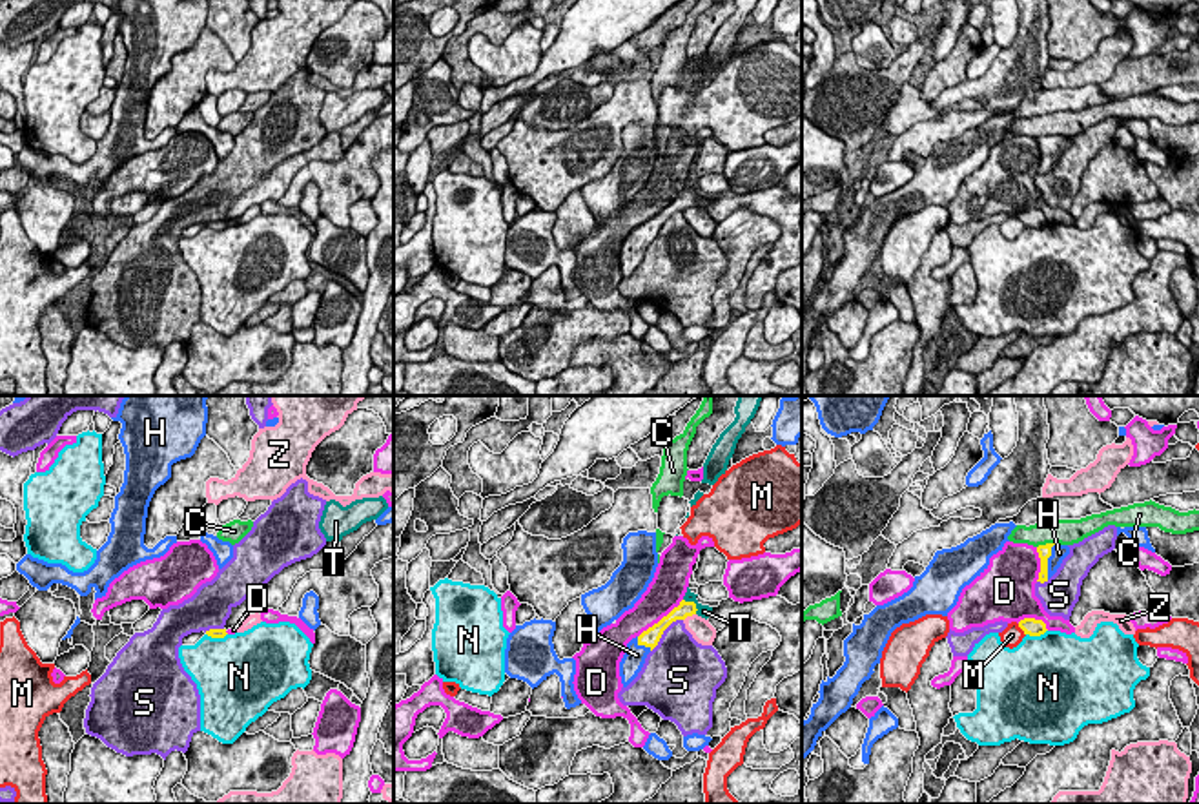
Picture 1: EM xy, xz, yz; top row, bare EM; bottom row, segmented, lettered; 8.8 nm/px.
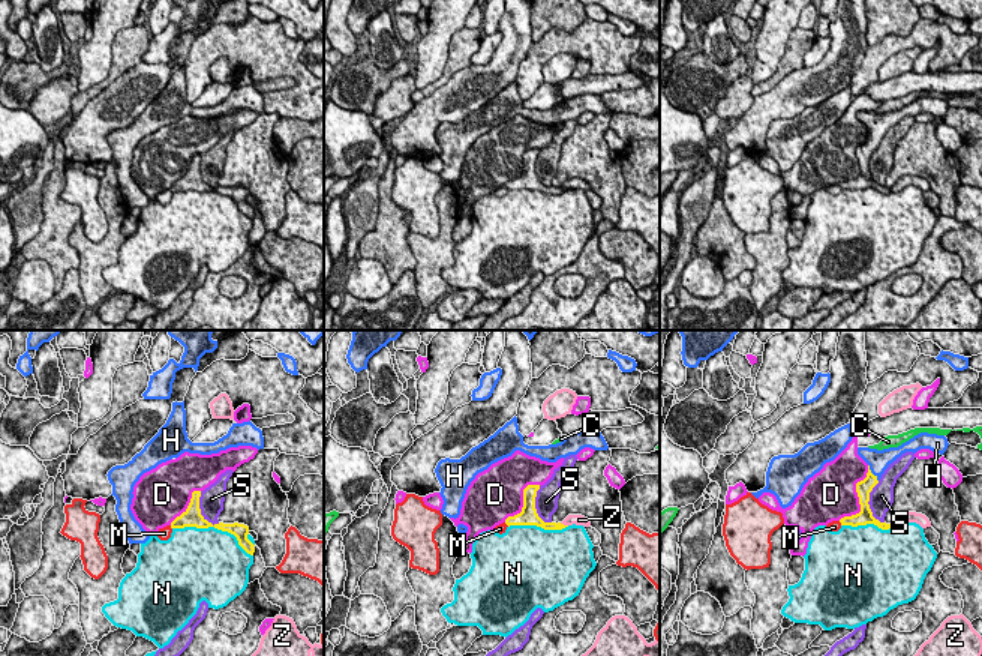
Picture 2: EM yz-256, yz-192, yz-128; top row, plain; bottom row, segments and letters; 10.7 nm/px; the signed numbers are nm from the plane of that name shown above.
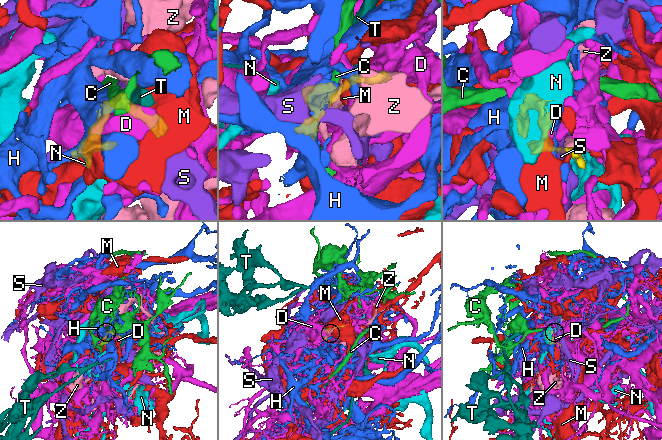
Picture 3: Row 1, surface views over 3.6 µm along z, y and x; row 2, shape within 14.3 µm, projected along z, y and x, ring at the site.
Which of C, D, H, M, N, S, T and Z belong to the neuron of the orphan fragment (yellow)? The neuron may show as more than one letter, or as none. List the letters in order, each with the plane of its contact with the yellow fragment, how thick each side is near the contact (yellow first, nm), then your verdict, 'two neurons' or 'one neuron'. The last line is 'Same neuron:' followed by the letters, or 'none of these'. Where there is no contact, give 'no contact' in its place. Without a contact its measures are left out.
C: contact in yz; calibres 130 and 220 nm; two neurons
D: contact in xz; calibres 160 and 320 nm; two neurons
H: contact in yz; calibres 130 and 140 nm; one neuron
M: contact in yz; calibres 160 and 180 nm; two neurons
N: contact in yz; calibres 160 and 480 nm; two neurons
S: contact in xz; calibres 160 and 420 nm; two neurons
T: contact in xz; calibres 140 and 120 nm; two neurons
Z: contact in xz; calibres 140 and 200 nm; two neurons
Same neuron: H

